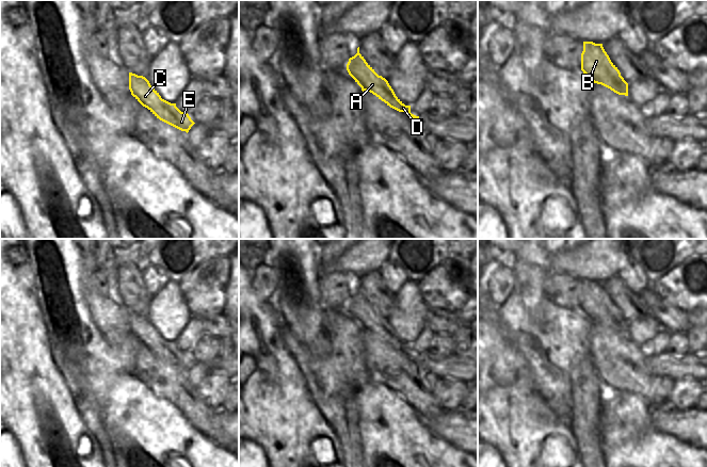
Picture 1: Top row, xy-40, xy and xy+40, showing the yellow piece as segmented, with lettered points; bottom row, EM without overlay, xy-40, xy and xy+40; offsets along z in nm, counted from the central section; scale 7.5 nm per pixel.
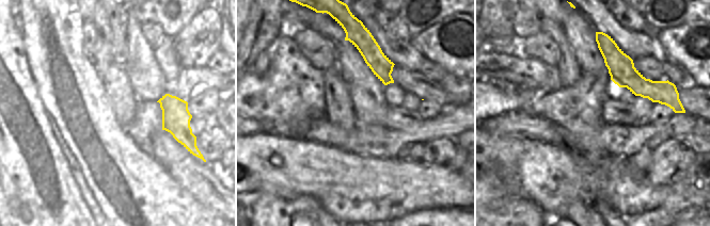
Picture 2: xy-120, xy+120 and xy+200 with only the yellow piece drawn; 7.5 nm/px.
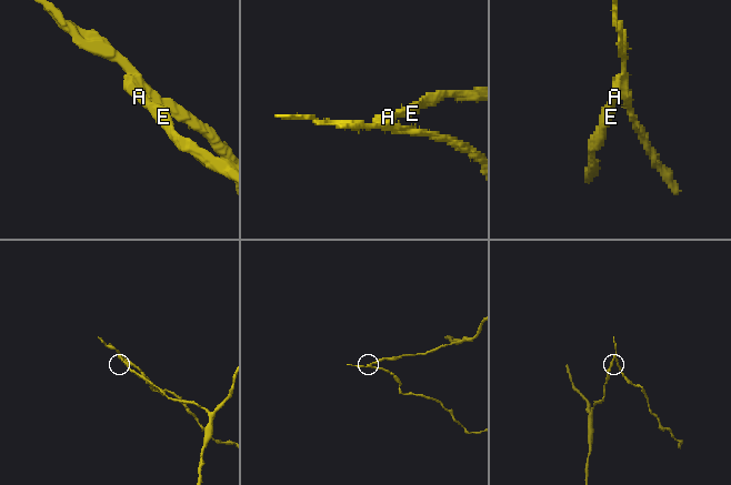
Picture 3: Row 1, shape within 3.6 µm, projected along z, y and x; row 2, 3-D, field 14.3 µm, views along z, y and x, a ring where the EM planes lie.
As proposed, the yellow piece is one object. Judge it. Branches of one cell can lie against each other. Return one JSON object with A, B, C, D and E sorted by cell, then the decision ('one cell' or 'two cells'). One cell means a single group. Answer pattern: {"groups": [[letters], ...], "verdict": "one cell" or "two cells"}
{"groups": [["A", "C", "D", "E"], ["B"]], "verdict": "two cells"}

